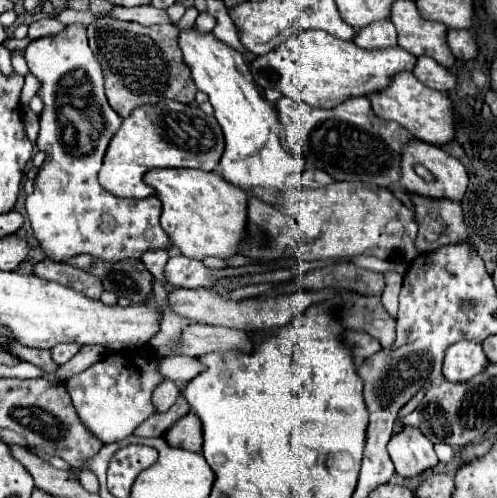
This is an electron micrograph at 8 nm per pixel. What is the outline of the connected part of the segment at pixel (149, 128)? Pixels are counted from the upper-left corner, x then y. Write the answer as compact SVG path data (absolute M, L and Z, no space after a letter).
M164 100L158 106L140 106L124 118L112 138L100 170L100 184L114 196L148 198L154 188L144 182L144 174L154 168L202 168L212 172L224 152L224 134L214 116L198 112L196 104Z

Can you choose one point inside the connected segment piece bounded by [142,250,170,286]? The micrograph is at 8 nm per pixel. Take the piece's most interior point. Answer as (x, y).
(155, 260)

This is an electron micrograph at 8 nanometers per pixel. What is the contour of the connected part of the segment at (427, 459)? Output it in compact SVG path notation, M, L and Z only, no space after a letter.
M410 426L388 442L388 454L402 478L414 478L438 464L432 442L424 438L420 430L412 430Z

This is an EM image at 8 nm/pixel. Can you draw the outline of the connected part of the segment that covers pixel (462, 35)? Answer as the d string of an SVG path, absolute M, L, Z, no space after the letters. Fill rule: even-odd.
M450 30L448 32L448 46L450 46L452 54L462 62L474 60L478 56L478 44L468 30Z

